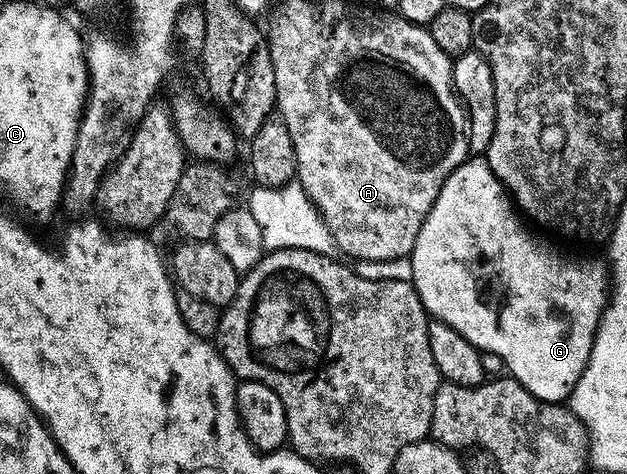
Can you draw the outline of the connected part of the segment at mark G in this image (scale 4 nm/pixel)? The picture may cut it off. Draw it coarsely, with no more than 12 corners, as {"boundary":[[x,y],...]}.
{"boundary":[[487,158],[444,182],[410,256],[432,319],[564,403],[605,260],[524,228]]}

